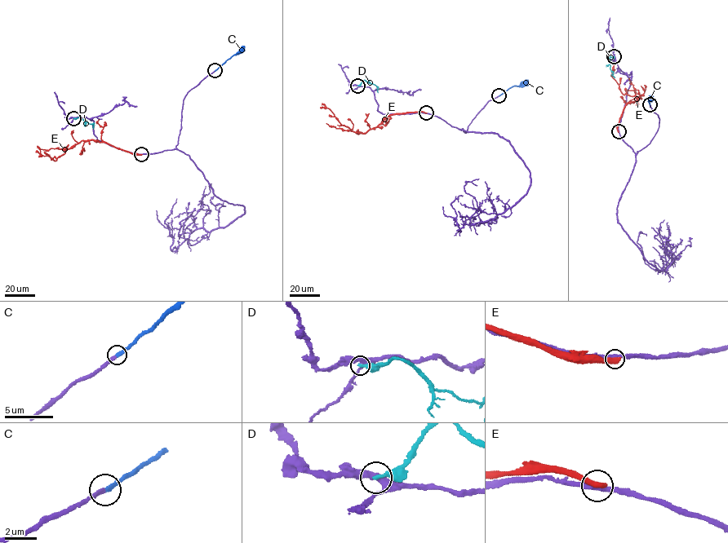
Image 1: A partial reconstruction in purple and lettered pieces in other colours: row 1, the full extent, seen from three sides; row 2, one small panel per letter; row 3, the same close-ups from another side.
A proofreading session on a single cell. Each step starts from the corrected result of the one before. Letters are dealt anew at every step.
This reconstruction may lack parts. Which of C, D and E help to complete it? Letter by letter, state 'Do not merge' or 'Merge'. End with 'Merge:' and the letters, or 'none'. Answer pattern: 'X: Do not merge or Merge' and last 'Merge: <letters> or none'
C: Merge
D: Do not merge
E: Do not merge
Merge: C

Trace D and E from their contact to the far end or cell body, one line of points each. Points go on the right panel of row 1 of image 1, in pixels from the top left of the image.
D: (614, 56), (610, 57), (610, 69), (614, 77)
E: (618, 131), (617, 125), (626, 103), (641, 98), (623, 94), (612, 77), (613, 64)

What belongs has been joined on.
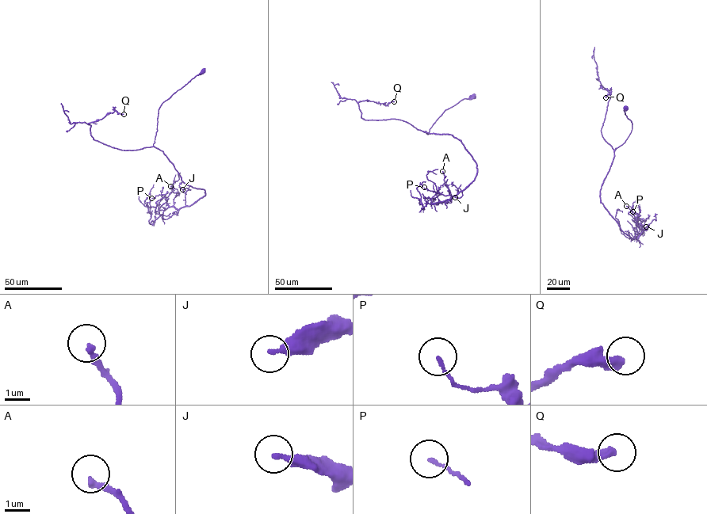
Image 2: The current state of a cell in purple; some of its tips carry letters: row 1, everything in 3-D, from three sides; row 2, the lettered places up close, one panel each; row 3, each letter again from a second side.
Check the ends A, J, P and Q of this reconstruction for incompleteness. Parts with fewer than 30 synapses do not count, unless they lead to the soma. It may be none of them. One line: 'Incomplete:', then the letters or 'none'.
Incomplete: Q

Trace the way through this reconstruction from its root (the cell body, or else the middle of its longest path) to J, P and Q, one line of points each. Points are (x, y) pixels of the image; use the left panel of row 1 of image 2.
J: (203, 70), (158, 109), (153, 145), (181, 180), (205, 196), (186, 206), (190, 189), (182, 189)
P: (203, 70), (162, 104), (153, 145), (181, 180), (205, 196), (190, 205), (159, 211), (166, 192), (151, 198)
Q: (203, 70), (162, 104), (154, 146), (121, 150), (93, 139), (87, 123), (115, 111), (124, 114)

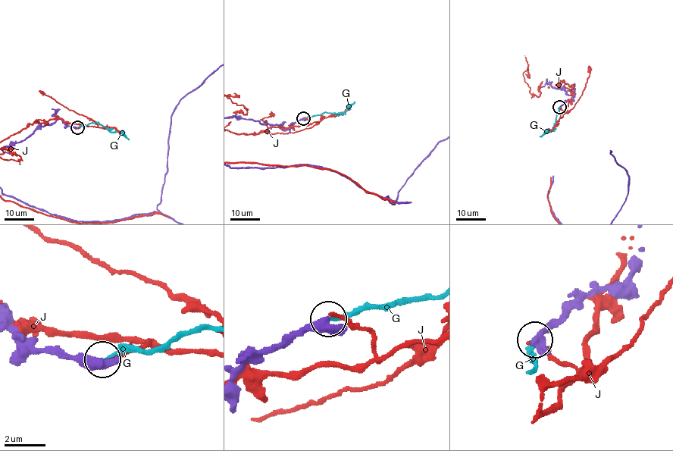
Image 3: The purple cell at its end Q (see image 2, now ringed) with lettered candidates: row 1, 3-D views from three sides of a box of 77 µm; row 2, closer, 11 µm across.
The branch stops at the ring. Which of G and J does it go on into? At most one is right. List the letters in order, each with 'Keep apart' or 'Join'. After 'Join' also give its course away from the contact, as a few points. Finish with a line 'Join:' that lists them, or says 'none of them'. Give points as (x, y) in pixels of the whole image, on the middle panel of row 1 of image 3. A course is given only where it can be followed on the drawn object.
G: Join. Its course: (303, 118), (325, 112), (342, 113), (355, 101)
J: Keep apart
Join: G

